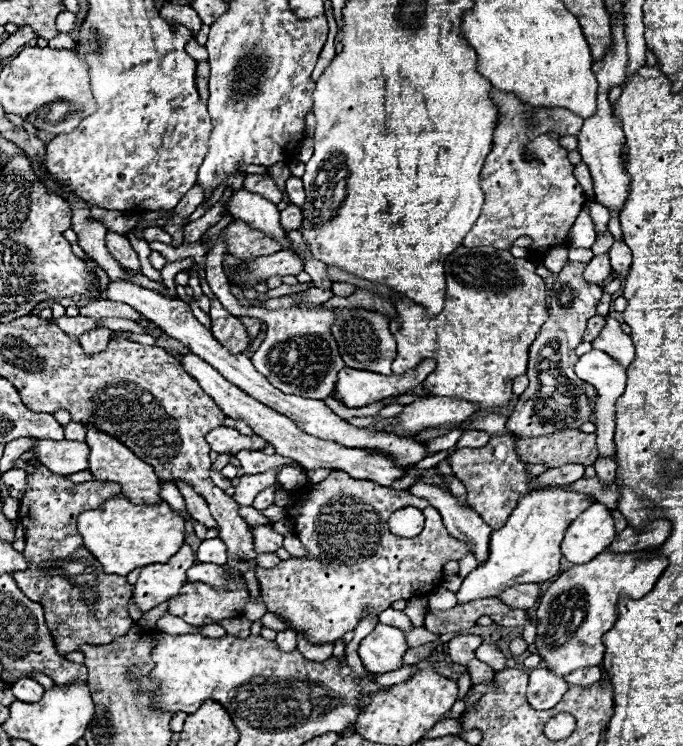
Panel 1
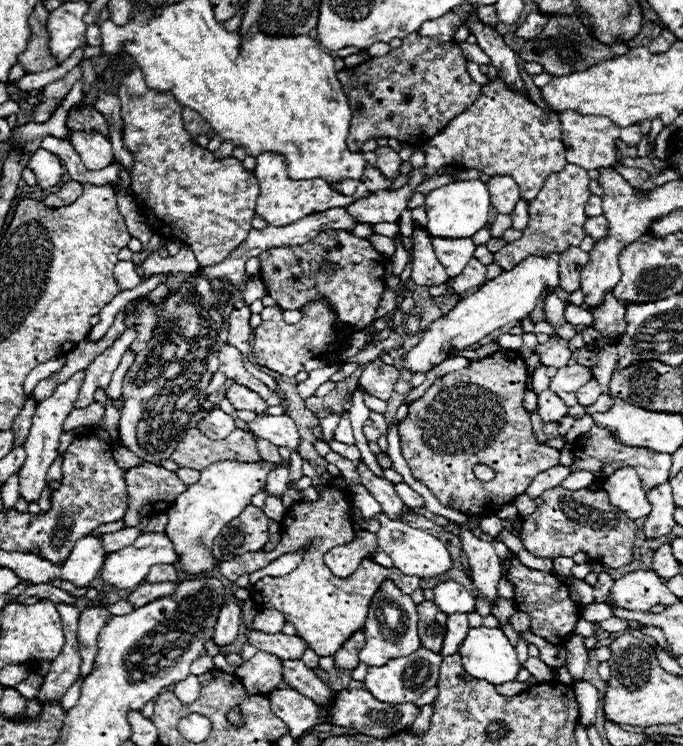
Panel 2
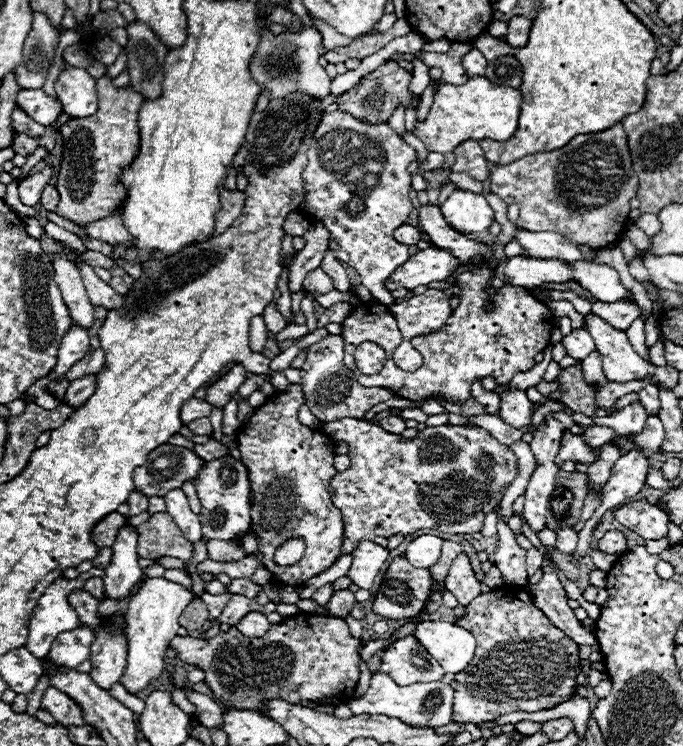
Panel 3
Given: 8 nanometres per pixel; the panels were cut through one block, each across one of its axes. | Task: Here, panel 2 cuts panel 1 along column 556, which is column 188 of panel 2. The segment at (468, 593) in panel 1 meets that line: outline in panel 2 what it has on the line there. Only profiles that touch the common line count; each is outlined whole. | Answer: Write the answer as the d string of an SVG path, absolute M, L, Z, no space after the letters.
M266 460L214 462L200 472L200 480L196 484L188 486L188 490L174 500L174 506L168 510L166 532L168 538L176 544L176 552L180 552L180 564L184 572L198 576L214 566L212 556L214 538L220 534L224 524L236 518L250 504L250 498L254 494L264 490L266 478L274 468L276 466Z

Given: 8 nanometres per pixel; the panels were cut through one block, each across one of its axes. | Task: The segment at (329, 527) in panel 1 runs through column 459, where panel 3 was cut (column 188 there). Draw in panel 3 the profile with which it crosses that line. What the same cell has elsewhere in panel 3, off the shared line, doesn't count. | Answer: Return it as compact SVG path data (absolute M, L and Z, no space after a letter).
M156 512L152 518L138 526L138 556L140 558L162 558L172 556L190 560L194 544L186 540L178 524L168 512Z

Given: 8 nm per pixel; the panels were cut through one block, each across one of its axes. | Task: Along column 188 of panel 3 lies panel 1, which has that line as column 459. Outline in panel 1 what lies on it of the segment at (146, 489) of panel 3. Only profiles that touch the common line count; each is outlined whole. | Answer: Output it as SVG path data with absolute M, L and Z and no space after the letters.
M500 436L490 438L484 448L460 448L454 450L446 460L452 464L454 476L466 486L466 500L468 504L484 518L488 526L502 528L504 520L508 520L516 500L528 494L534 486L530 484L532 478L526 474L526 464L518 460L514 450L514 436Z

